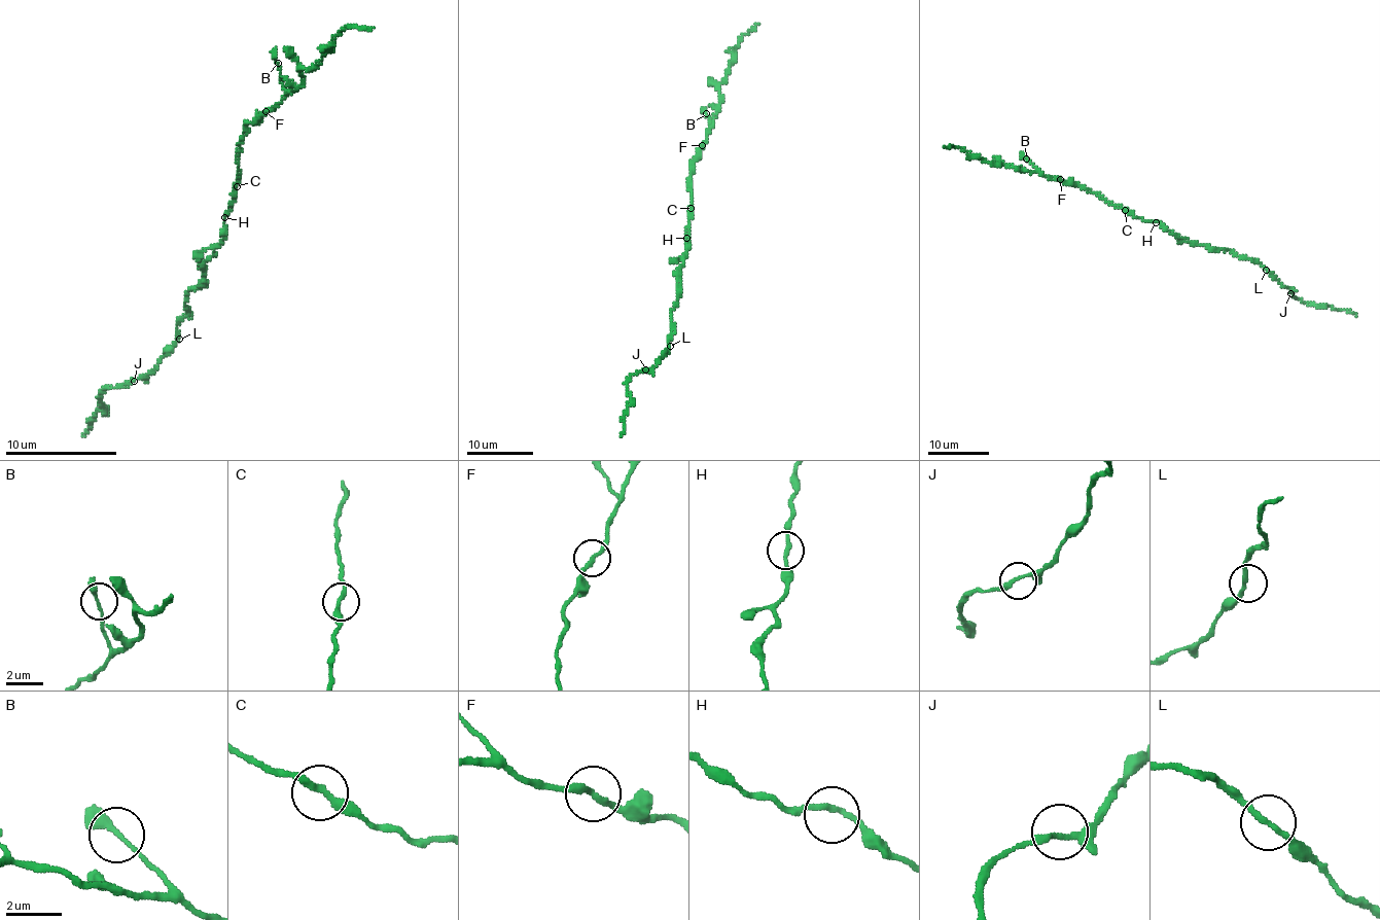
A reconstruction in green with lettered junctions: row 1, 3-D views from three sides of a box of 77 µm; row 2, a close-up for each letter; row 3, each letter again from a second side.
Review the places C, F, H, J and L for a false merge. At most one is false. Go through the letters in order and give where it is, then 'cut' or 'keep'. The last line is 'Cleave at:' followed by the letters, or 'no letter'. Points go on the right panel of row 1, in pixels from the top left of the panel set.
C: (1125, 210) | keep
F: (1060, 179) | cut
H: (1156, 222) | keep
J: (1290, 293) | keep
L: (1266, 270) | keep
Cleave at: F

